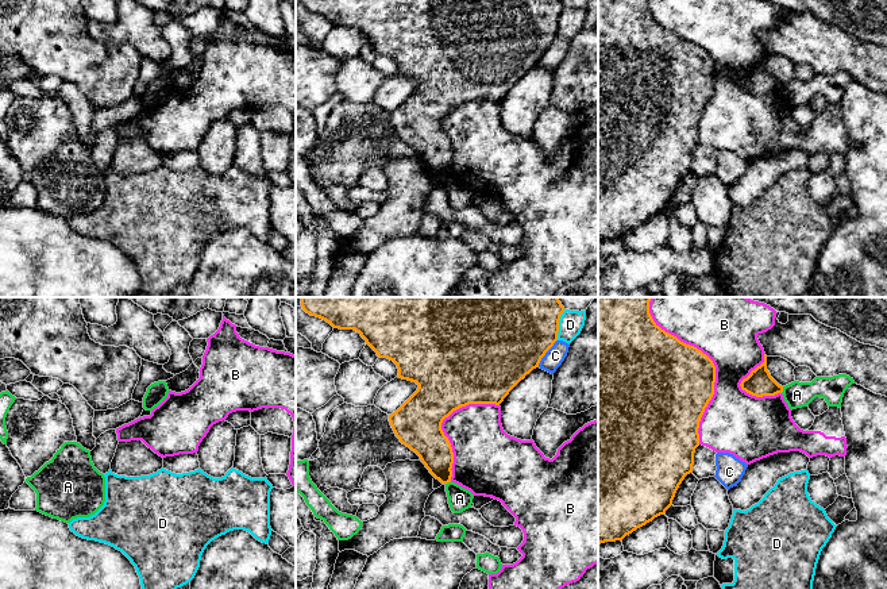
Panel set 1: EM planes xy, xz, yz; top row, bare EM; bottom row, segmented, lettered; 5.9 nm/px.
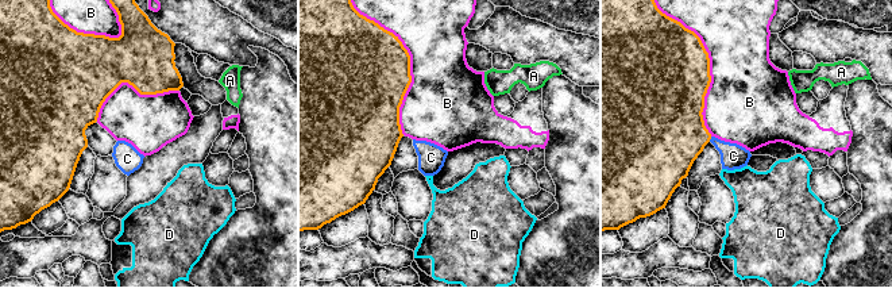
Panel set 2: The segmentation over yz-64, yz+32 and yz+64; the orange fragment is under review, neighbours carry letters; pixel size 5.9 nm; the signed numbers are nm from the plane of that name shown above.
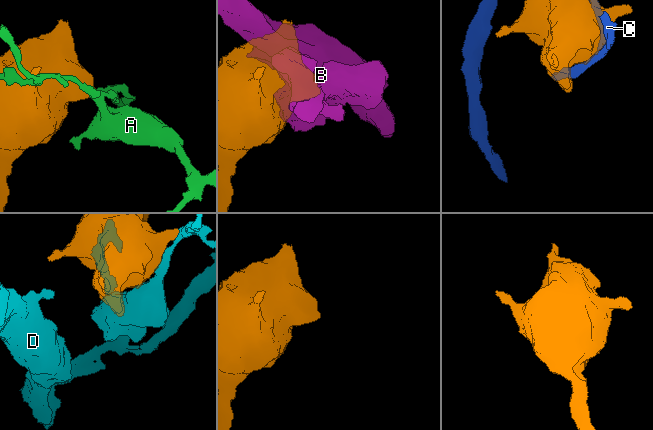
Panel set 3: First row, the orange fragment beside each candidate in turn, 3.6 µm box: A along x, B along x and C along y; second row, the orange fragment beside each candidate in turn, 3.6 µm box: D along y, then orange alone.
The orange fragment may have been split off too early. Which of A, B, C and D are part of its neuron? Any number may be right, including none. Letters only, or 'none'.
none

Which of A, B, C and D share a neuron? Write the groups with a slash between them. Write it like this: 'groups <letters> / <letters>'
groups A / B / C / D

